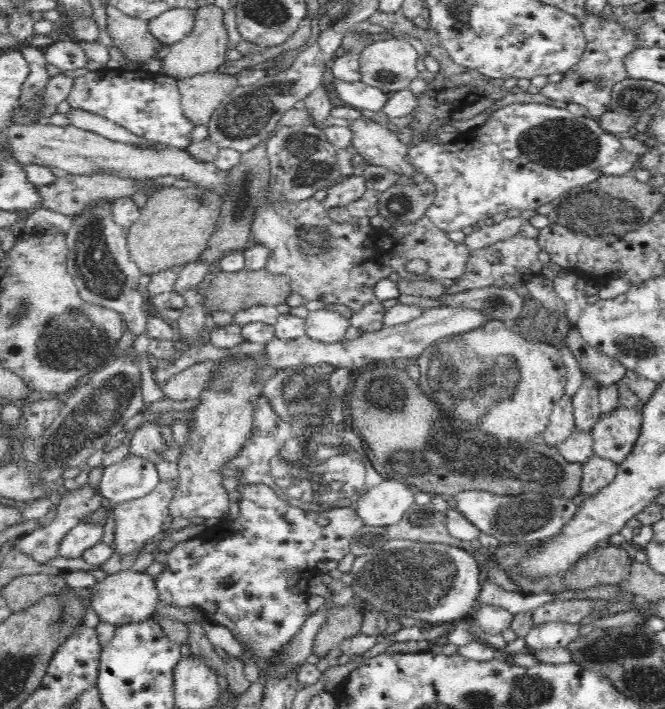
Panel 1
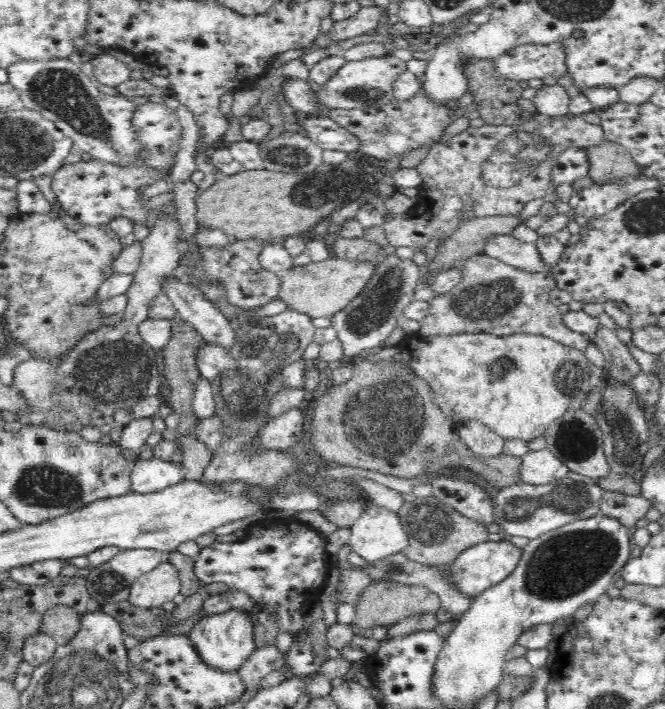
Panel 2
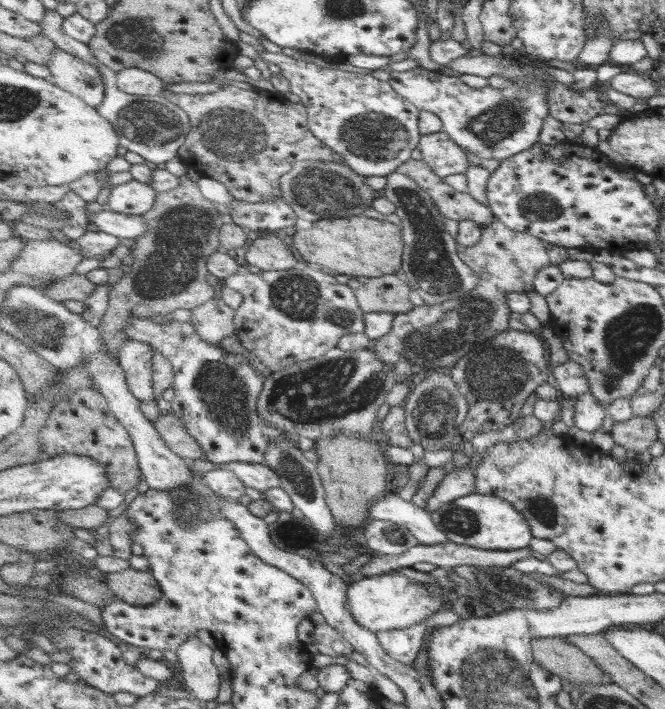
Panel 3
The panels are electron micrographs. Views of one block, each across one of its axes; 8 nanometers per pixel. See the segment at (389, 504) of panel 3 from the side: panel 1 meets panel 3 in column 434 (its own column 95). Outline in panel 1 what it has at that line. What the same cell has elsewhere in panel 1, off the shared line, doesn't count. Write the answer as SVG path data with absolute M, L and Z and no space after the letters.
M80 521L64 538L60 544L60 555L66 558L82 556L87 548L103 540L104 525L102 521Z

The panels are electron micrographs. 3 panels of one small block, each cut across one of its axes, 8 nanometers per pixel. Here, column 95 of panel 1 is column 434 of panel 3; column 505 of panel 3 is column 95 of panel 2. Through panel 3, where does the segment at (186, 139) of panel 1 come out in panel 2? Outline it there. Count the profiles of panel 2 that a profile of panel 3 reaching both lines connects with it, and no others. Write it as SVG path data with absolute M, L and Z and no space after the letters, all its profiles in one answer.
M53 57L52 60L20 60L8 66L8 81L14 85L20 95L19 105L34 108L48 120L55 121L55 125L73 140L74 146L79 150L88 152L93 159L102 160L104 163L120 168L132 168L132 164L146 158L146 153L142 153L145 148L139 136L139 127L134 123L136 110L134 100L124 95L106 96L98 90L88 74L82 71L80 65L81 63L75 64L69 58L60 57Z

